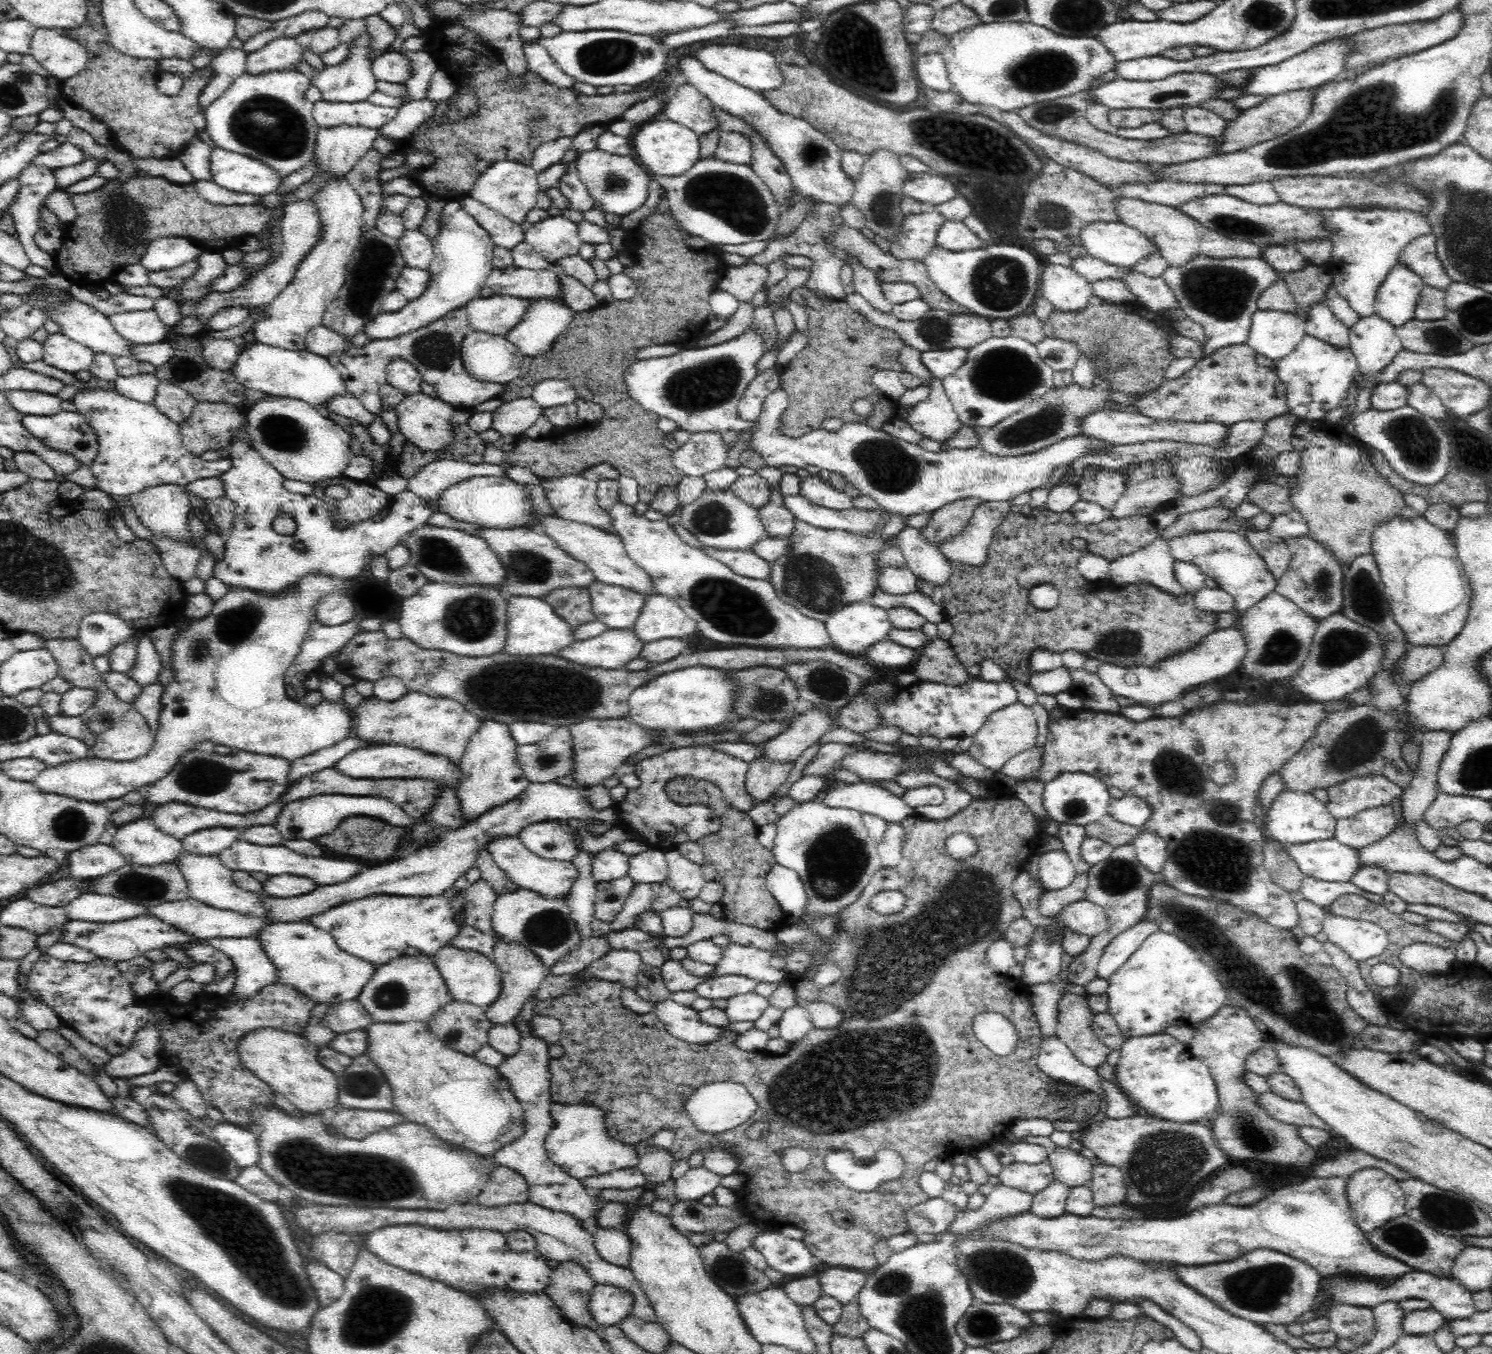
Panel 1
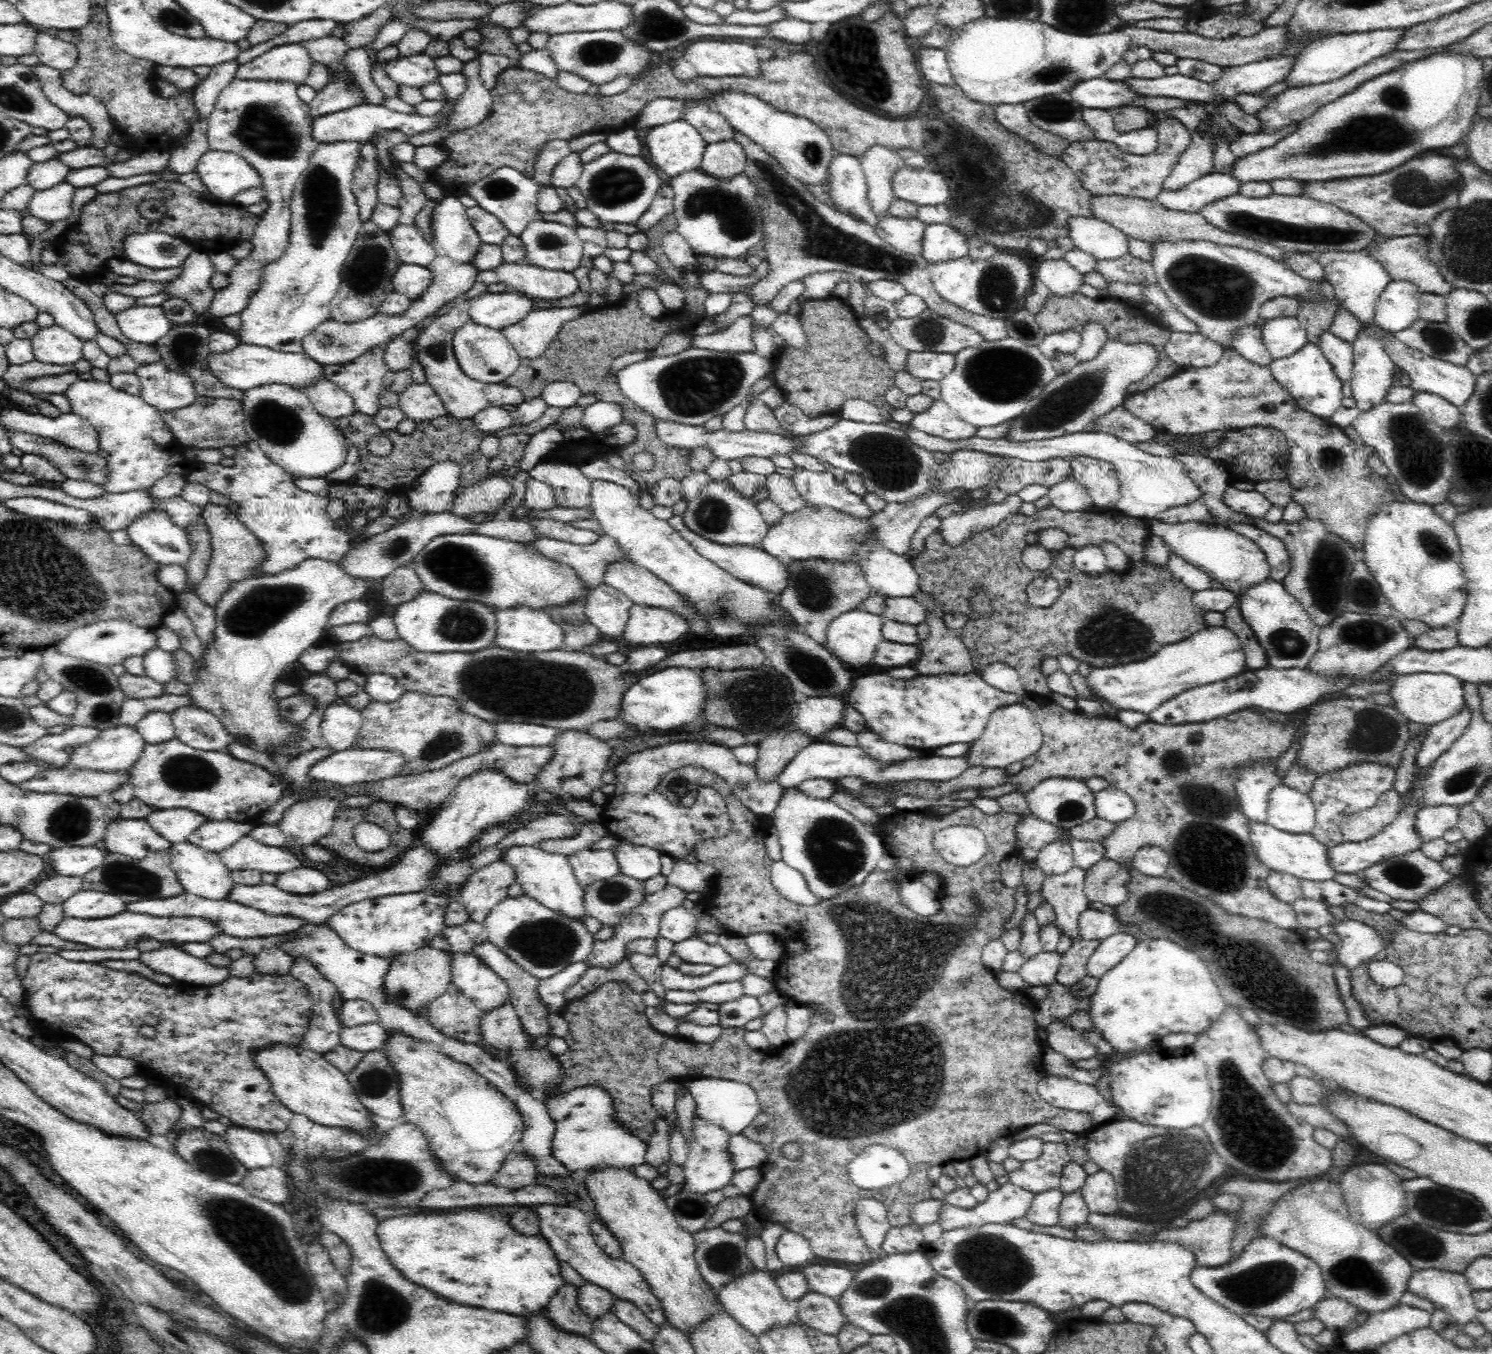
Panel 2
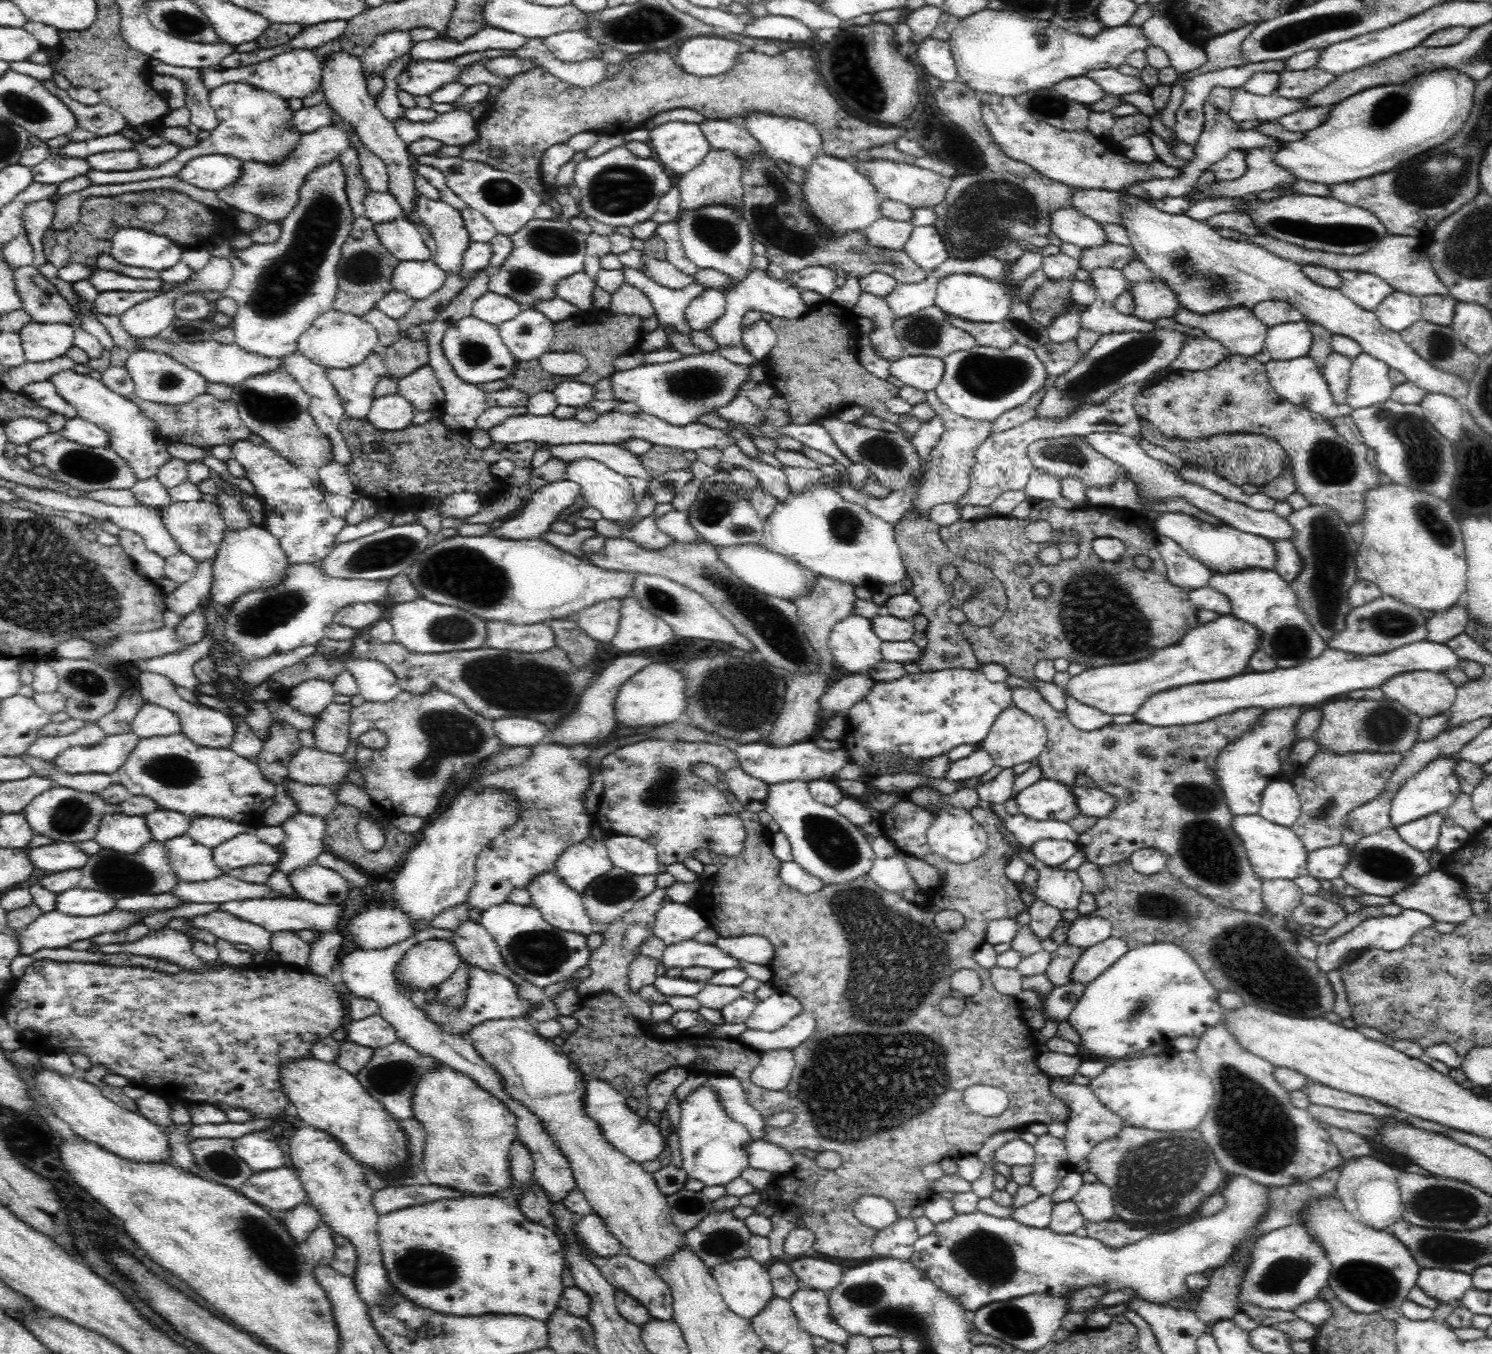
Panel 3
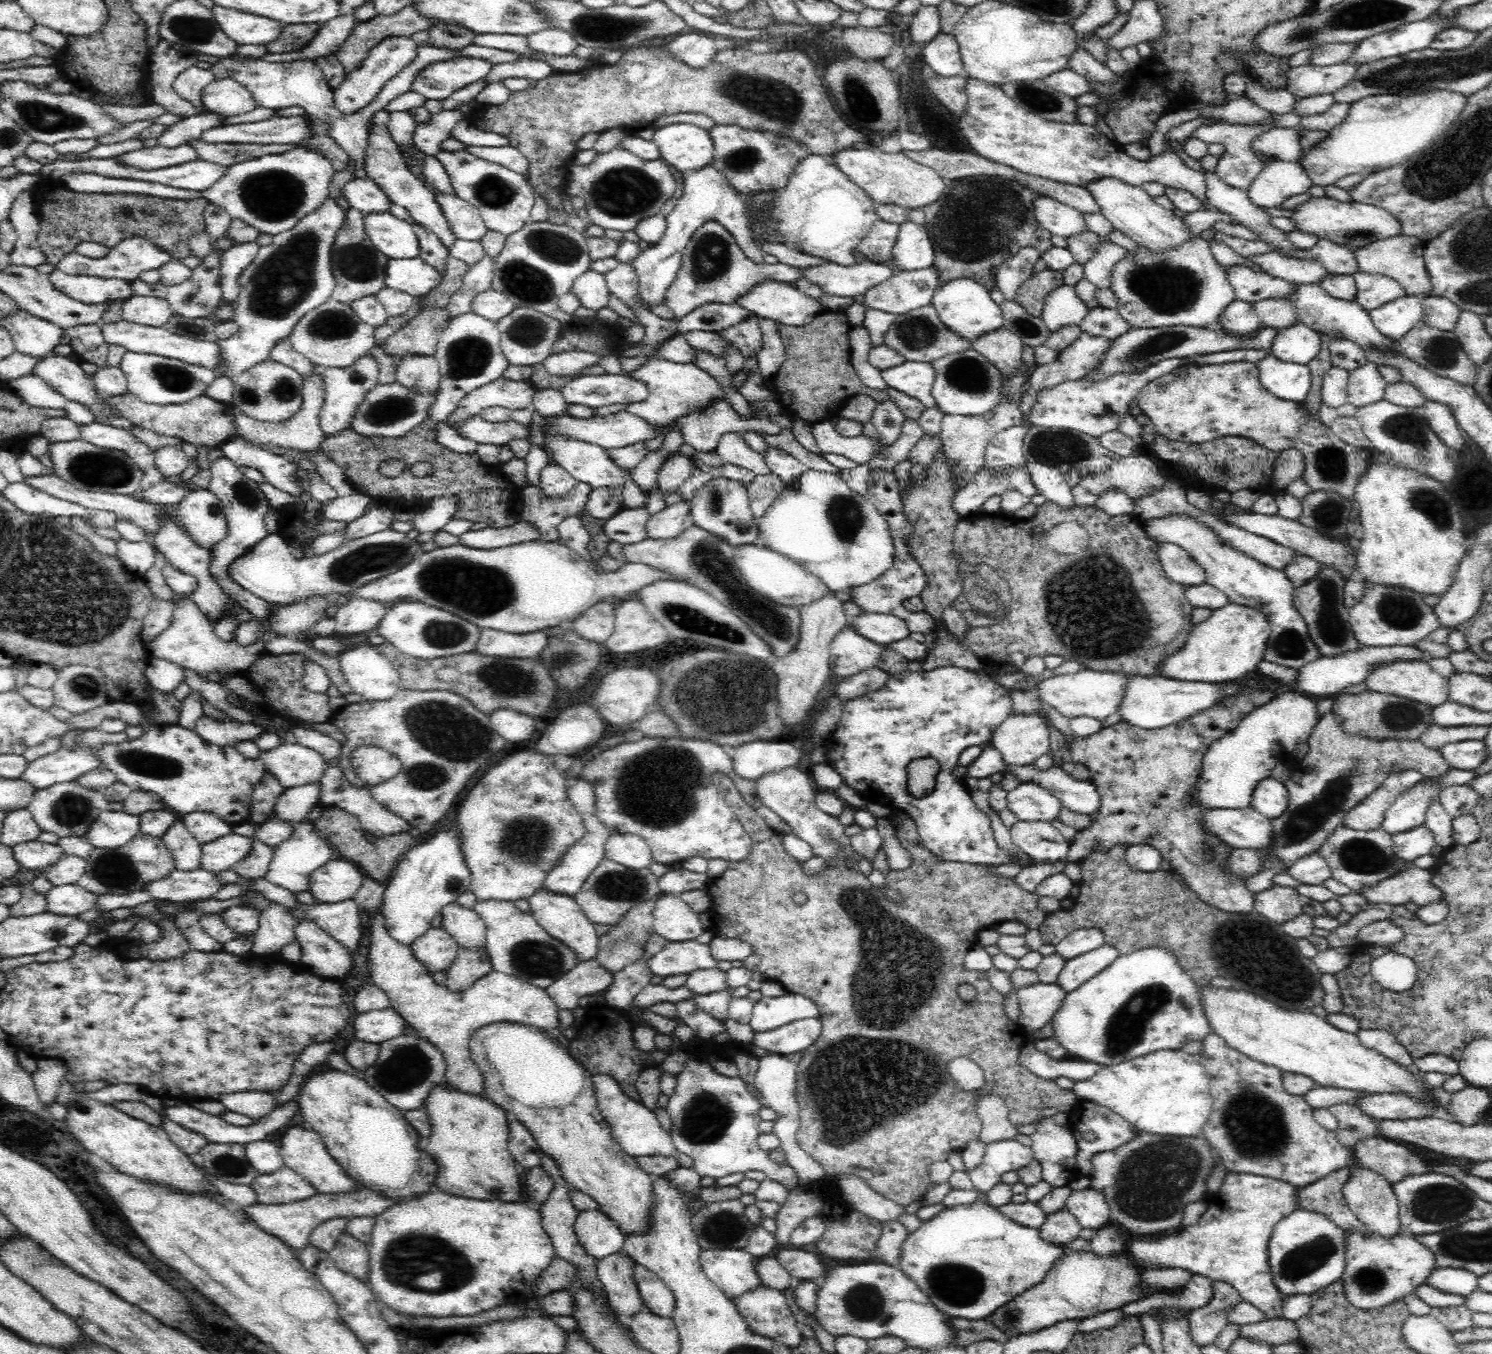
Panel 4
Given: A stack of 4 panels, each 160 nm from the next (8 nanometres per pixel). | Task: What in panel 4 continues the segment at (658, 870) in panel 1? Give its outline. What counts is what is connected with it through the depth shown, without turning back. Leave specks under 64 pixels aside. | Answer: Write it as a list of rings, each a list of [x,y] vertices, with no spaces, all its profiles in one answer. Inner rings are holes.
[[[611,833],[605,844],[605,858],[632,870],[649,868],[653,854],[648,843],[637,834]]]

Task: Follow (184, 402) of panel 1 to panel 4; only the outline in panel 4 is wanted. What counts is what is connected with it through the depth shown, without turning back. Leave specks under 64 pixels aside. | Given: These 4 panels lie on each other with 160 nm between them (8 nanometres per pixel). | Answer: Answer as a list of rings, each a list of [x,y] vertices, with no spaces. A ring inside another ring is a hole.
[[[125,352],[120,368],[127,378],[129,392],[146,404],[169,405],[188,402],[196,396],[204,395],[206,388],[217,377],[216,372],[164,356]]]

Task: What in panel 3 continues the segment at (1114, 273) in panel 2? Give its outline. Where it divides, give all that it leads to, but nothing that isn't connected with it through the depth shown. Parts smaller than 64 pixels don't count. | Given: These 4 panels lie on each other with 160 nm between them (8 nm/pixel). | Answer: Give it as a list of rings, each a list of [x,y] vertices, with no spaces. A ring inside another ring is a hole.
[[[1108,243],[1098,248],[1084,249],[1079,258],[1080,266],[1086,270],[1114,268],[1123,272],[1123,268],[1134,259],[1138,259],[1133,247]]]

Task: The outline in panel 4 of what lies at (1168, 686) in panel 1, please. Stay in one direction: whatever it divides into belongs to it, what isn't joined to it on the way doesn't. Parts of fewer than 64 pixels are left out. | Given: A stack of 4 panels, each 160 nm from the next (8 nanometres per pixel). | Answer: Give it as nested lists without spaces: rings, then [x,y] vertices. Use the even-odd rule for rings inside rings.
[[[1229,603],[1228,606],[1213,611],[1208,620],[1196,624],[1190,634],[1186,636],[1182,648],[1176,654],[1166,658],[1162,664],[1156,666],[1157,672],[1153,676],[1162,676],[1171,680],[1181,682],[1228,682],[1242,679],[1248,672],[1256,671],[1256,664],[1263,660],[1267,647],[1268,638],[1271,633],[1269,621],[1261,614],[1261,608],[1245,608]],[[1082,668],[1075,674],[1056,675],[1054,678],[1042,680],[1036,690],[1038,690],[1039,699],[1046,707],[1054,706],[1066,718],[1090,716],[1102,721],[1110,714],[1119,711],[1130,678],[1132,677],[1126,674]]]

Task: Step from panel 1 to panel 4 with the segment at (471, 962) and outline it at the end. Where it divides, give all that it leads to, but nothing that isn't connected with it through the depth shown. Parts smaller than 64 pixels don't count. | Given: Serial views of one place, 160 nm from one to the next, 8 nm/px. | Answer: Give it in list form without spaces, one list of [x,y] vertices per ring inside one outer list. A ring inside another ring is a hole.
[[[383,907],[376,908],[372,912],[374,918],[371,921],[370,932],[370,952],[369,964],[371,970],[371,980],[378,988],[384,990],[389,998],[391,1007],[402,1016],[405,1023],[410,1027],[414,1027],[416,1032],[422,1036],[422,1039],[435,1045],[438,1051],[446,1060],[447,1071],[444,1082],[448,1083],[448,1087],[456,1089],[456,1091],[481,1095],[484,1091],[484,1078],[477,1064],[472,1061],[469,1052],[469,1041],[473,1033],[480,1028],[494,1023],[517,1023],[530,1025],[544,1032],[549,1028],[558,1029],[558,1012],[559,1008],[556,1003],[548,996],[545,989],[538,988],[532,984],[521,981],[515,976],[490,970],[486,976],[482,976],[474,982],[464,995],[454,994],[444,987],[434,982],[433,975],[428,973],[428,969],[424,969],[422,964],[412,956],[410,945],[405,945],[394,940],[385,930],[385,920],[383,917]]]

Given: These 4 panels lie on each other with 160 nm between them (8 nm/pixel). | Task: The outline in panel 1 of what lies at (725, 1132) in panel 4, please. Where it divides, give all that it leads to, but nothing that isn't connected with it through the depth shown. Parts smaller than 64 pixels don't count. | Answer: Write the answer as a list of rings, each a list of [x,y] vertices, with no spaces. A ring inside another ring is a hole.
[[[692,1168],[688,1170],[682,1178],[675,1180],[675,1196],[678,1201],[690,1202],[690,1201],[700,1201],[703,1196],[712,1195],[713,1190],[720,1185],[720,1178],[706,1168]]]

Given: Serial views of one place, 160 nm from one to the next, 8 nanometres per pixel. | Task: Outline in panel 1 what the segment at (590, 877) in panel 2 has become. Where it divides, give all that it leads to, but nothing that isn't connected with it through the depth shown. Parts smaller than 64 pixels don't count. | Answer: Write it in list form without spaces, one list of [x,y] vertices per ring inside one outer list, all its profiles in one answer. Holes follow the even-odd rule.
[[[608,849],[591,860],[591,873],[596,882],[610,882],[628,876],[631,856],[618,849]]]

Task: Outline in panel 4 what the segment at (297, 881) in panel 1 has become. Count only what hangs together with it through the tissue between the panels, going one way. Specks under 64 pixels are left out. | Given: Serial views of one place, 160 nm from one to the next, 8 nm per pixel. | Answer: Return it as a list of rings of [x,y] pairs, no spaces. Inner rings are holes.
[[[335,856],[310,874],[306,890],[316,903],[342,902],[355,896],[363,875],[356,864]]]

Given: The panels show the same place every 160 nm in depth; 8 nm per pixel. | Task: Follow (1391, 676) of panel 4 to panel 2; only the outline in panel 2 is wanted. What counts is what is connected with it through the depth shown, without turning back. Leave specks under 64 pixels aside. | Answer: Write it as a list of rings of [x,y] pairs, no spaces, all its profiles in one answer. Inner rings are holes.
[[[1415,673],[1400,675],[1389,692],[1393,698],[1393,706],[1402,716],[1412,723],[1430,726],[1462,710],[1465,704],[1464,683],[1460,679],[1443,673]]]

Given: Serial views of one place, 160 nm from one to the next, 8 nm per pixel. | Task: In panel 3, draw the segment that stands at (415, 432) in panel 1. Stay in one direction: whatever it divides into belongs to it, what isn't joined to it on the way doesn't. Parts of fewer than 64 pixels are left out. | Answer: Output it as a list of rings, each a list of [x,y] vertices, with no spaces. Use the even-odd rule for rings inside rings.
[[[428,365],[421,366],[411,375],[403,376],[398,381],[398,388],[399,395],[412,406],[412,412],[440,412],[443,407],[444,391]]]

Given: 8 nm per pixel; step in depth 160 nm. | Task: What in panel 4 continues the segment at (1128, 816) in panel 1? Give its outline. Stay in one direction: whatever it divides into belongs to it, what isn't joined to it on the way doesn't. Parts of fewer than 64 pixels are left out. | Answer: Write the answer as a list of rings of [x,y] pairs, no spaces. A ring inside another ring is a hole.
[[[1032,765],[1023,767],[1010,767],[1007,772],[1012,772],[1020,778],[1022,783],[1037,782],[1050,790],[1054,796],[1068,810],[1094,816],[1101,805],[1101,796],[1096,785],[1090,780],[1074,779],[1063,769],[1050,767],[1045,771],[1036,771]]]

